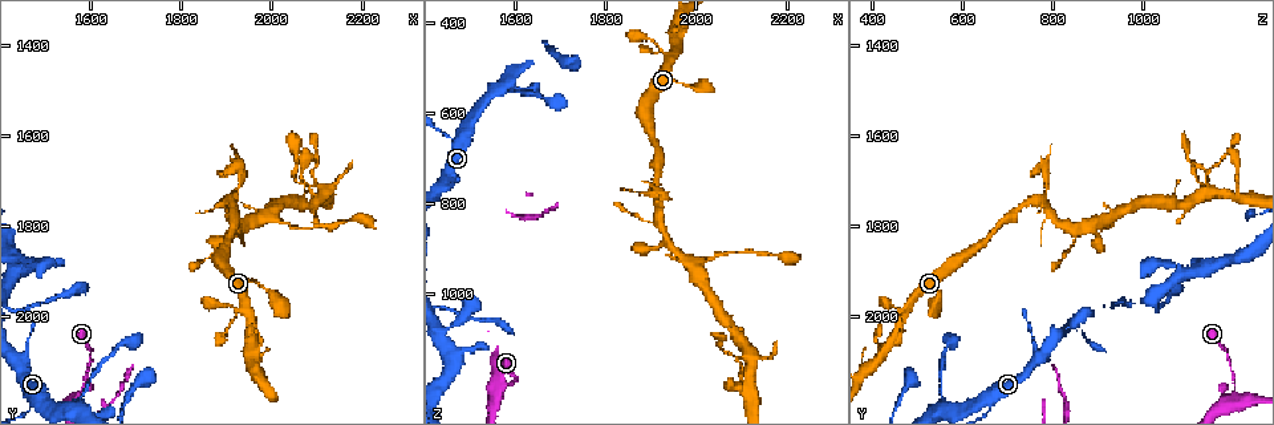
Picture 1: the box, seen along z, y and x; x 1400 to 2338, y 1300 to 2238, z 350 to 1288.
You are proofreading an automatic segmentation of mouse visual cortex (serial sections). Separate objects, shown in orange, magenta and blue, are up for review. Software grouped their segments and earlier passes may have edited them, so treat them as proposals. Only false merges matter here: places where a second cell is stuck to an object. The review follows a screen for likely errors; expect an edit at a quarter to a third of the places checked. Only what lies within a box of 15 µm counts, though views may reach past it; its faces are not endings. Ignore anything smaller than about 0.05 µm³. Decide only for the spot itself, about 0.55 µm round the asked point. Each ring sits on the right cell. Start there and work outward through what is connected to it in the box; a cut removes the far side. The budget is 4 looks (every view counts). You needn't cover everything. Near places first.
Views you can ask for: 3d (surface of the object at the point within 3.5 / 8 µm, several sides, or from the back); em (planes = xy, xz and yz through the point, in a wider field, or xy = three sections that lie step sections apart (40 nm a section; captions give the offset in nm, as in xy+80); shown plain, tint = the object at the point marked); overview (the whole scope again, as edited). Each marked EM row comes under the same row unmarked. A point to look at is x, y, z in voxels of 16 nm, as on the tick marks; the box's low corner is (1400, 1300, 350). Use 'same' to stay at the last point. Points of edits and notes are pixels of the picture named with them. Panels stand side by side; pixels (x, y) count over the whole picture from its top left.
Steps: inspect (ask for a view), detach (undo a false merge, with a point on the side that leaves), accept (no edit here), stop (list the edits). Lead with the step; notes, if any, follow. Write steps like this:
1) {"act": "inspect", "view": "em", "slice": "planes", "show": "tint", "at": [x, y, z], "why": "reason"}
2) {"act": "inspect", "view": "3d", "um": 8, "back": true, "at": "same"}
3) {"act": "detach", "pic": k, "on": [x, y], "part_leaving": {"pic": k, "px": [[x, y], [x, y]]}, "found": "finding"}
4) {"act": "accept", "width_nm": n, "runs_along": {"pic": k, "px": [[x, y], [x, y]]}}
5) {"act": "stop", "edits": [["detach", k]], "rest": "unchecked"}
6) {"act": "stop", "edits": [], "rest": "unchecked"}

{"act": "inspect", "view": "3d", "um": 3.5, "at": [1575, 2170, 1205], "why": "three arms meet"}

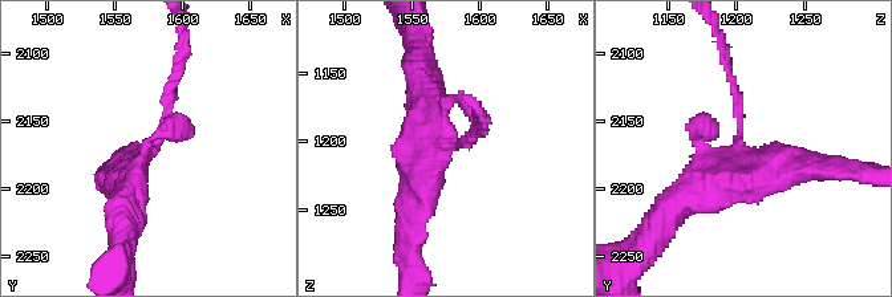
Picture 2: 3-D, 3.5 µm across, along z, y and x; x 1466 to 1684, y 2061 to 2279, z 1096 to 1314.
{"act": "inspect", "view": "em", "slice": "xy", "step": 2, "show": "tint", "at": [1570, 2178, 1202], "why": "need the tissue"}

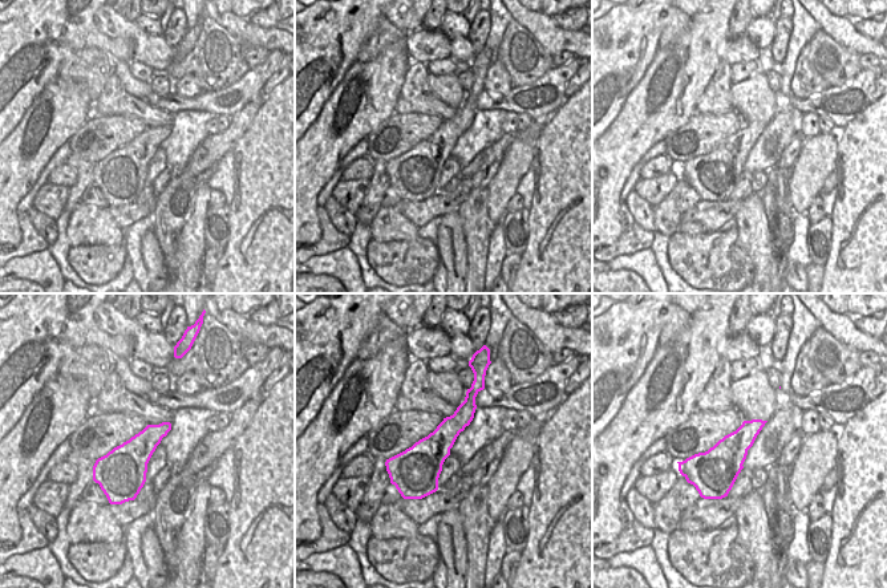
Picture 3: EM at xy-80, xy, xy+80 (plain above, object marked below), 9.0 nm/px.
{"act": "accept", "runs_along": {"pic": 2, "px": [[732, 81], [738, 162], [673, 207]]}, "found": "all the same cell"}

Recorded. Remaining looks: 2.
{"act": "inspect", "view": "3d", "um": 3.5, "at": [1910, 1970, 450], "why": "thin neck"}

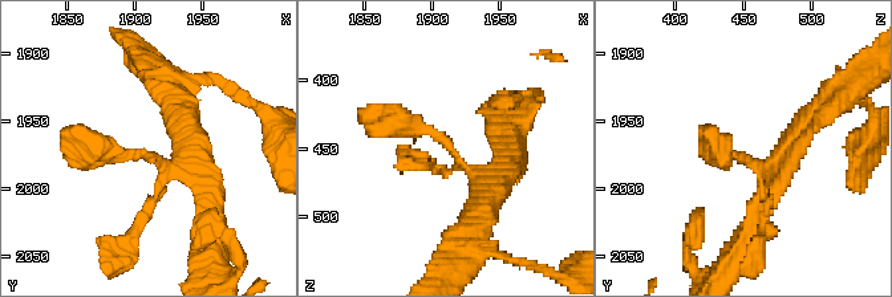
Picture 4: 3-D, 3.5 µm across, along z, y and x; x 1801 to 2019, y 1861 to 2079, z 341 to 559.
{"act": "inspect", "view": "em", "slice": "xy", "step": 5, "show": "tint", "at": [1908, 1976, 446], "why": "need the tissue"}

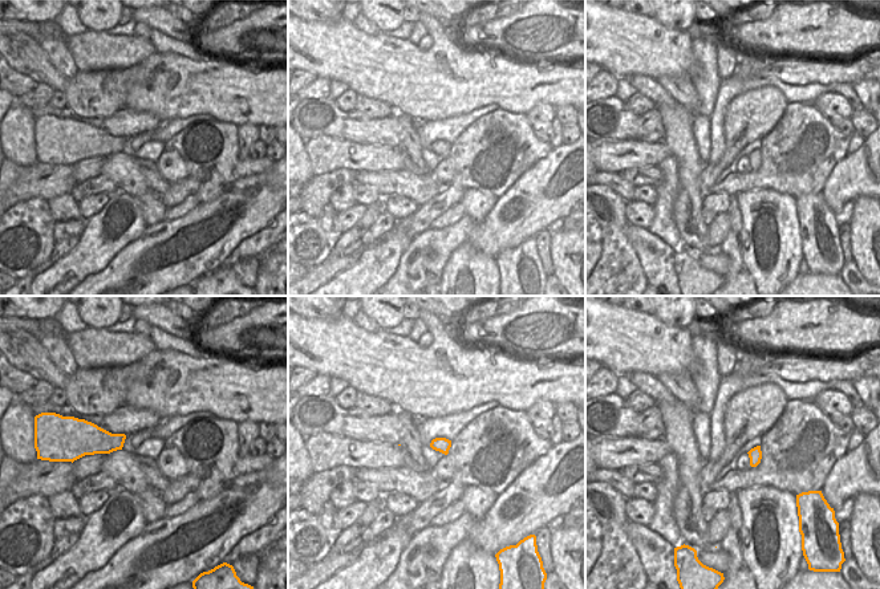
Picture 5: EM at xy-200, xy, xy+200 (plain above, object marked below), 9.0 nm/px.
{"act": "accept", "width_nm": 140, "runs_along": {"pic": 4, "px": [[493, 194], [428, 129], [367, 116]]}, "found": "one cell here"}

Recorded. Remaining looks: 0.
{"act": "stop", "edits": [], "rest": "unchecked"}

